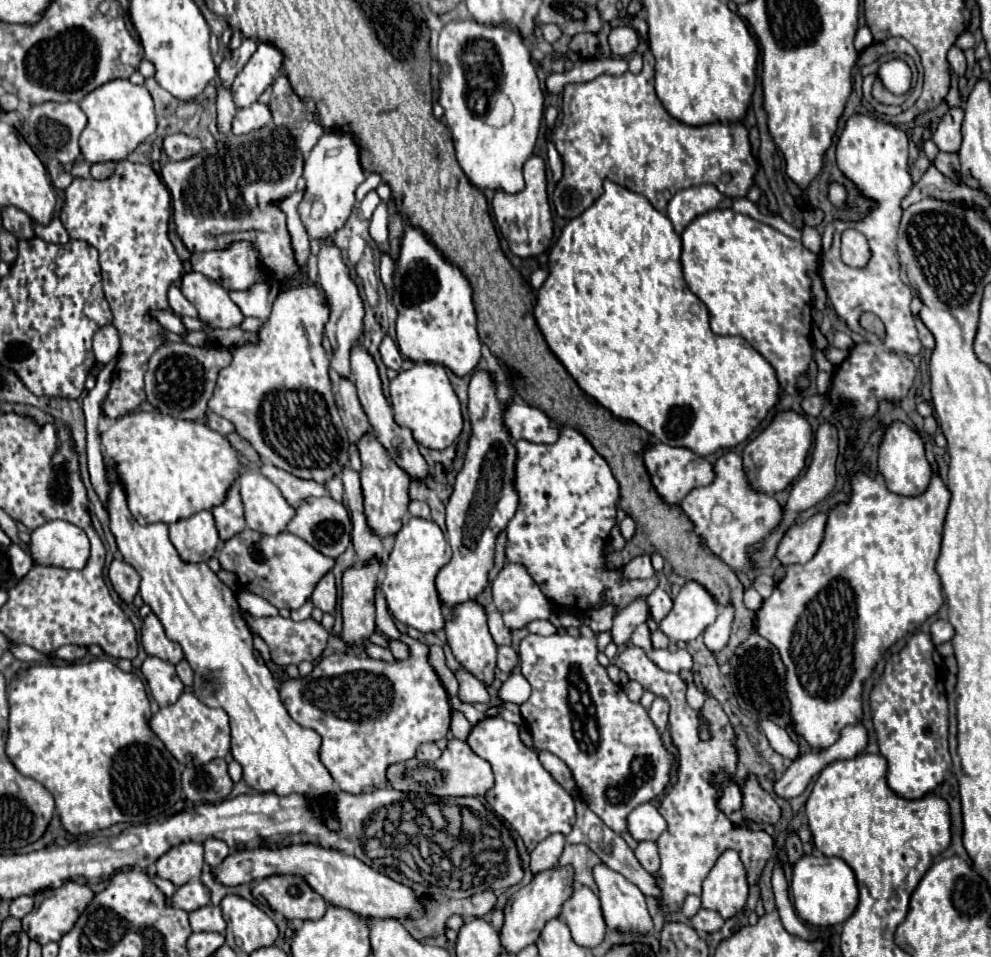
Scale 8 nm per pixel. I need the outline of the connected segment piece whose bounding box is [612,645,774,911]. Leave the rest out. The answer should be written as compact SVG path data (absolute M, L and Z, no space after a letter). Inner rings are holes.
M630 645L622 651L614 661L616 667L628 673L632 681L638 681L646 691L662 697L670 703L670 735L672 743L678 749L678 769L676 769L676 785L672 785L662 801L660 801L660 815L666 819L668 829L658 837L656 845L660 849L660 871L656 873L656 883L664 891L664 911L678 911L680 903L688 893L700 895L702 881L718 861L718 857L726 849L734 849L740 853L744 863L750 887L758 883L764 865L770 857L774 857L774 839L766 831L750 831L744 825L732 823L724 811L720 811L718 801L722 797L722 787L734 781L736 765L738 765L738 749L736 749L736 733L734 727L724 713L722 705L708 697L700 709L692 709L686 701L686 681L678 673L662 671L642 647ZM700 719L708 723L710 739L700 739ZM724 773L722 783L712 783L714 775Z

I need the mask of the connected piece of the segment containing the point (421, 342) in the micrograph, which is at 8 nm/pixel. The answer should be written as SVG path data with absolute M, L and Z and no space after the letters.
M408 223L404 225L400 255L392 273L392 307L398 313L396 339L404 357L446 365L458 377L474 371L482 355L472 305L472 287L464 273L446 261L430 237Z

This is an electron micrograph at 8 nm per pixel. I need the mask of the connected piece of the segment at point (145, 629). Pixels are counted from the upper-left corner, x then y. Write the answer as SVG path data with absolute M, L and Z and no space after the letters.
M150 613L142 623L142 647L148 655L160 657L160 659L174 663L174 665L184 657L180 645L166 637L164 627L154 613Z

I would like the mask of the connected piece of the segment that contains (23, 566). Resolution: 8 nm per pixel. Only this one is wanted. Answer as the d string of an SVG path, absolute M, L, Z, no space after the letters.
M12 543L12 547L8 549L8 555L10 555L10 563L12 563L12 573L16 577L24 577L36 565L34 559L26 551L22 551L16 543Z

